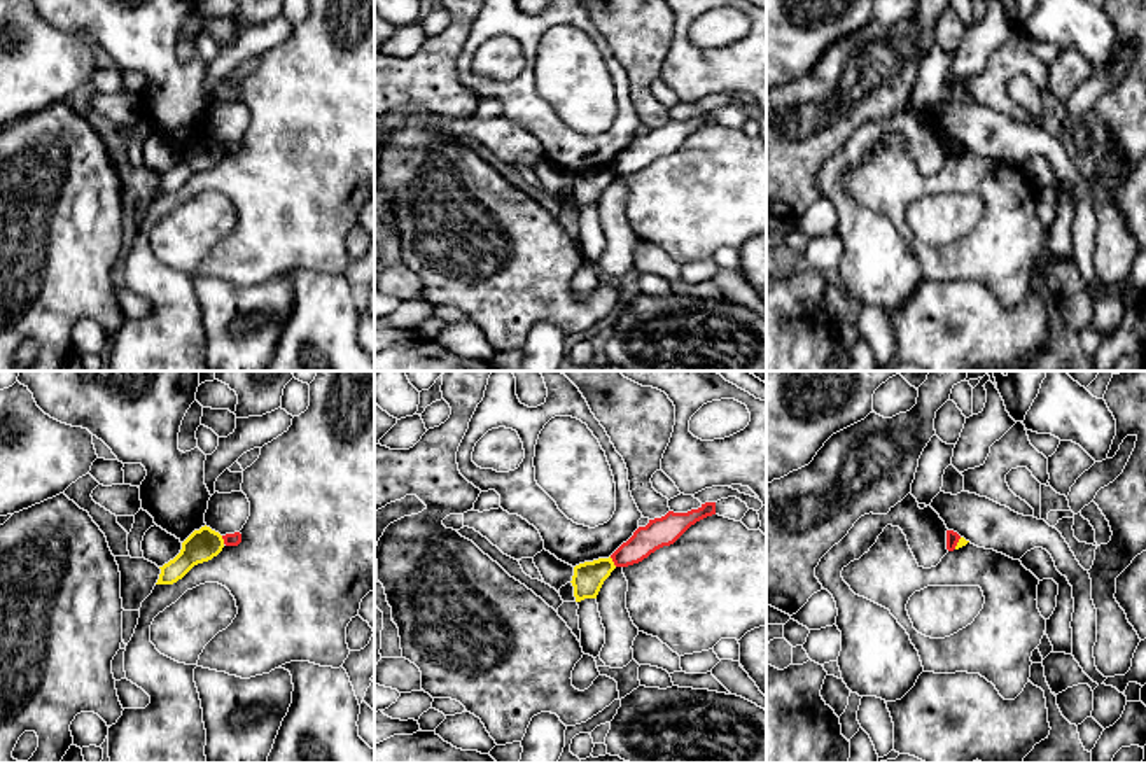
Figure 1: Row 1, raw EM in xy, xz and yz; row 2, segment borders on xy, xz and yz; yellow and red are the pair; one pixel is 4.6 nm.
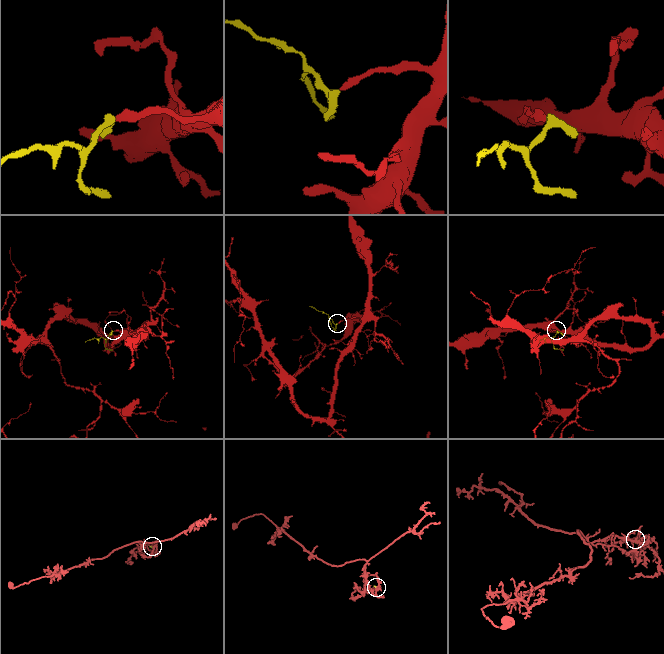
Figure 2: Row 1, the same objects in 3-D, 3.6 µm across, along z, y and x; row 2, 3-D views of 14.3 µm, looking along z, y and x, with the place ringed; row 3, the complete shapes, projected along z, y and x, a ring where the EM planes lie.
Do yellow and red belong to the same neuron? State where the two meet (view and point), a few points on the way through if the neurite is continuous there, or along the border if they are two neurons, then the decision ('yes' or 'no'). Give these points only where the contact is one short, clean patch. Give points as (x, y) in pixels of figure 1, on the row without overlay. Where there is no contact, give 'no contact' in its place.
contact xz (613, 170); border xz (609, 165), (616, 174); no

